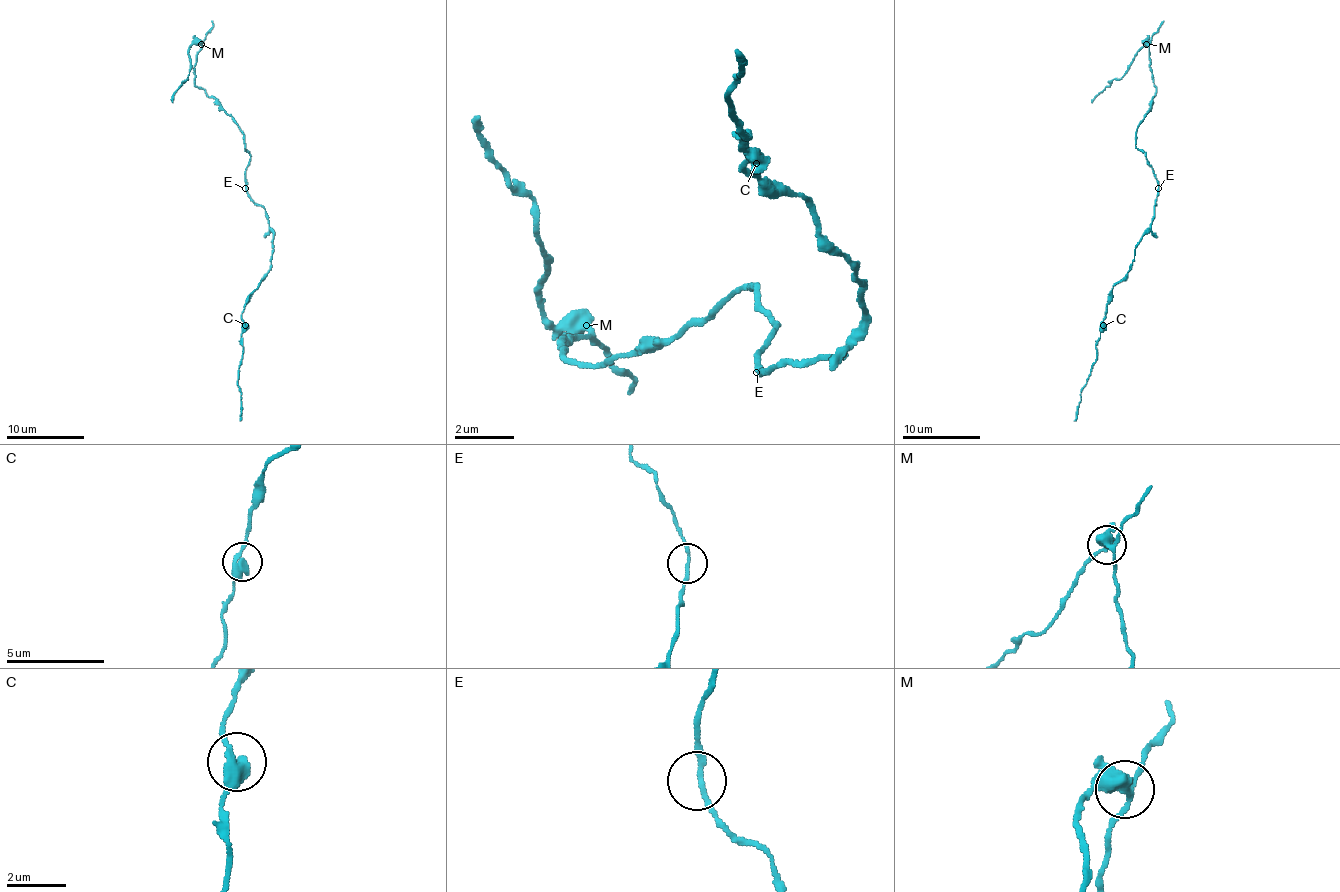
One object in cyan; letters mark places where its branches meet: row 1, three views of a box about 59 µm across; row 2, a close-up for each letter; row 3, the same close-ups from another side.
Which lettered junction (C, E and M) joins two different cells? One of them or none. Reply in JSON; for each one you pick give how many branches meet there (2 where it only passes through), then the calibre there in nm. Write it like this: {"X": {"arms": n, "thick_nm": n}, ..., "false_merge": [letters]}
{"M": {"arms": 4, "thick_nm": 360}, "false_merge": ["M"]}

